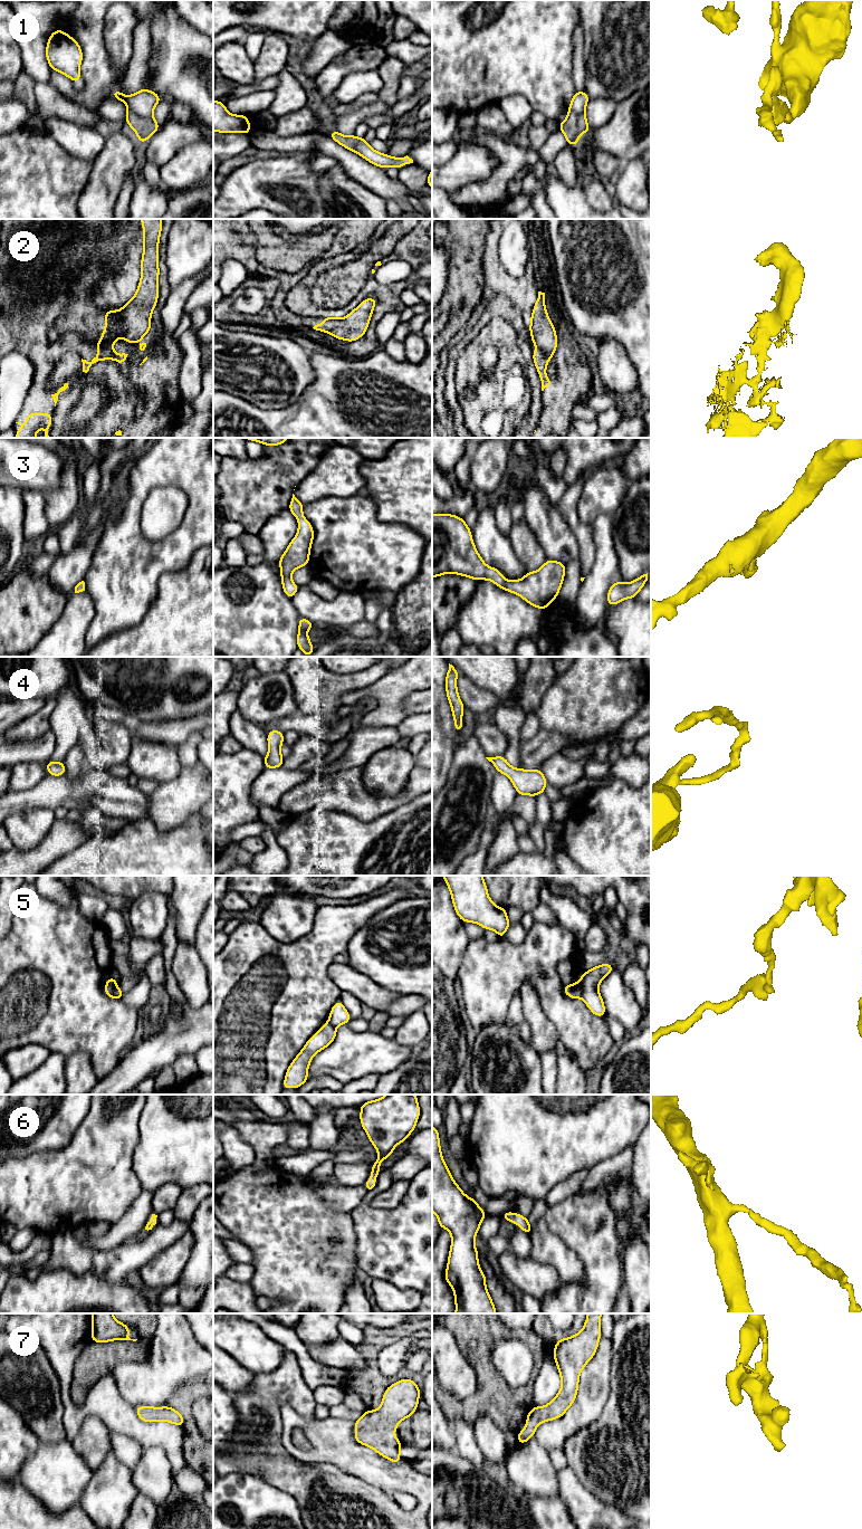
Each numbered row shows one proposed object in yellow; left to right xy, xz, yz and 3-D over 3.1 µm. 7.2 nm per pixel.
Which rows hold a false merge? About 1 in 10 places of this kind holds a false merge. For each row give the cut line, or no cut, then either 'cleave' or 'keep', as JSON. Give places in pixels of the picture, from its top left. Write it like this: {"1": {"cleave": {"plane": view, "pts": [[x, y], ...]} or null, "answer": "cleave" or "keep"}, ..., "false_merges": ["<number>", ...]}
{"1": {"cleave": null, "answer": "keep"}, "2": {"cleave": {"plane": "xy", "pts": [[98, 347], [111, 349]]}, "answer": "cleave"}, "3": {"cleave": null, "answer": "keep"}, "4": {"cleave": null, "answer": "keep"}, "5": {"cleave": {"plane": "yz", "pts": [[577, 982], [581, 988], [581, 996]]}, "answer": "cleave"}, "6": {"cleave": null, "answer": "keep"}, "7": {"cleave": null, "answer": "keep"}, "false_merges": ["2", "5"]}

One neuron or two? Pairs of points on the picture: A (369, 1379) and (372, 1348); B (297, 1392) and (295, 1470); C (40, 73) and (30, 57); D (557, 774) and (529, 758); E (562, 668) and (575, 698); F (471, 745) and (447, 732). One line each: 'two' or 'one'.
A: one
B: one
C: one
D: two
E: two
F: two

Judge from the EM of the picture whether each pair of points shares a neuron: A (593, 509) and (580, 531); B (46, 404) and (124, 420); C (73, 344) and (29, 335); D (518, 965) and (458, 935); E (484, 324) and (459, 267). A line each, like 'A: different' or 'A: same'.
A: different
B: same
C: same
D: different
E: different

